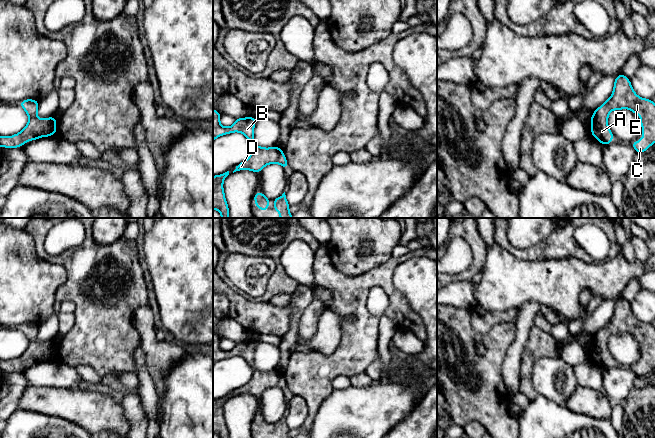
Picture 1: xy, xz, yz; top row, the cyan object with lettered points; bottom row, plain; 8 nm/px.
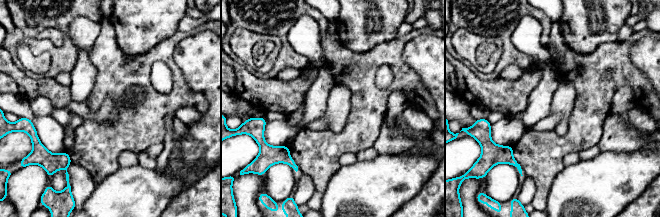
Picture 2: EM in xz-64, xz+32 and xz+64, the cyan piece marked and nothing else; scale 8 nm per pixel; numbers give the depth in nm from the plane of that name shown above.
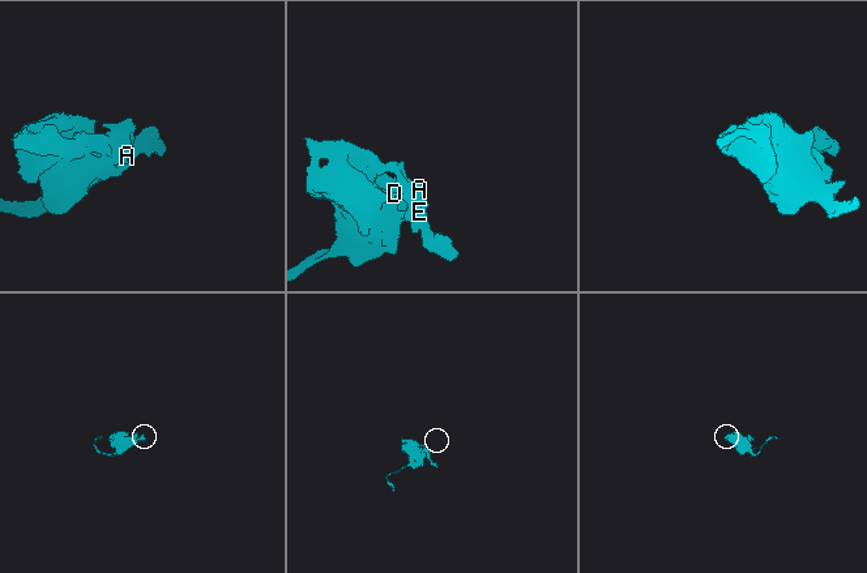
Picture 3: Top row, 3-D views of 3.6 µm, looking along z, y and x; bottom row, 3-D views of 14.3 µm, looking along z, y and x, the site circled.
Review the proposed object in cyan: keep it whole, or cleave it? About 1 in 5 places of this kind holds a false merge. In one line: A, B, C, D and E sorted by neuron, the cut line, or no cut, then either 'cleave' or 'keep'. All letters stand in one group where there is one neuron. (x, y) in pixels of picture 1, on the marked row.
groups A B C D E; cut none; keep

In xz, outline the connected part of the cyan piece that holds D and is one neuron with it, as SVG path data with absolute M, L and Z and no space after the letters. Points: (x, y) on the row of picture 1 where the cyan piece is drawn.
M213 109L213 141L219 136L240 132L253 144L251 155L242 163L236 166L233 171L252 170L259 173L266 165L277 163L283 168L288 168L287 159L279 147L263 148L254 144L254 126L256 117L238 118L230 127L220 125L220 113Z

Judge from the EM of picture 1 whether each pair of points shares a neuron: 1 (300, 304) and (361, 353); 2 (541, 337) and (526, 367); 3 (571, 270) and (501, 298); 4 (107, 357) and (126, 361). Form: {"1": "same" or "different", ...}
{"1": "different", "2": "same", "3": "same", "4": "same"}

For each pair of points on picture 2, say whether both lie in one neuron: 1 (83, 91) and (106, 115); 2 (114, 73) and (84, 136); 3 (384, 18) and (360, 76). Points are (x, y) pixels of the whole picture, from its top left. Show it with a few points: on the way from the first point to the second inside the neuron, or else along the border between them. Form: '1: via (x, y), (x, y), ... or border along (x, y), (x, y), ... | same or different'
1: border along (72, 100), (84, 102) | different
2: via (141, 84), (148, 91), (141, 108), (111, 136) | same
3: border along (392, 39), (363, 52), (347, 49) | different

